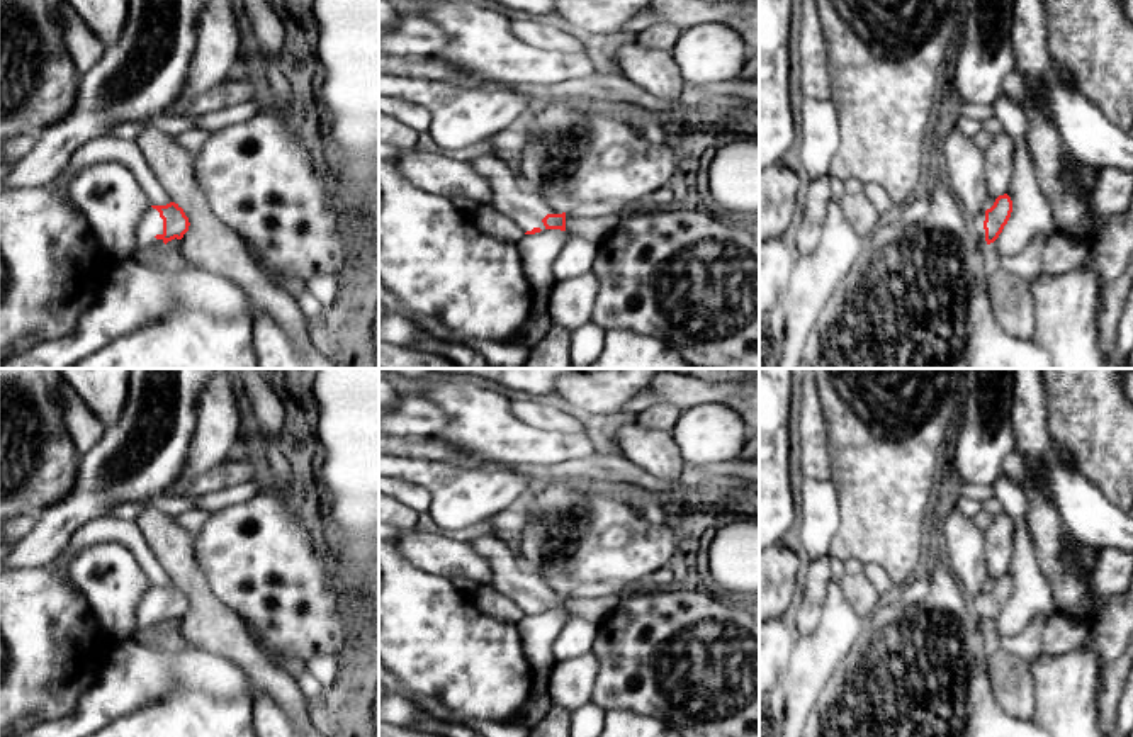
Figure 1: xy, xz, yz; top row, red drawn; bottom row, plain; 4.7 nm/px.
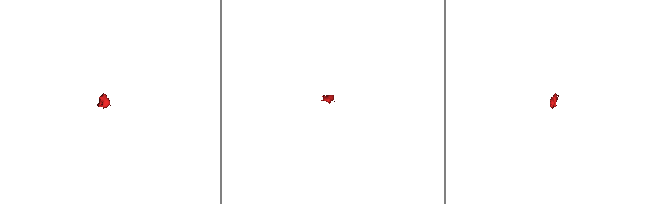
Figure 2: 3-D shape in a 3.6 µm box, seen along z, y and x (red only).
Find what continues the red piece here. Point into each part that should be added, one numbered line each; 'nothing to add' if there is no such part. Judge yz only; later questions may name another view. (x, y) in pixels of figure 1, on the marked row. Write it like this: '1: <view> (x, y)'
1: yz (977, 223)

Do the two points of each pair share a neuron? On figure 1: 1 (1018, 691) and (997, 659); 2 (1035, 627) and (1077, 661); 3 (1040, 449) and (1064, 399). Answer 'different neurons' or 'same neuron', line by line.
1: same neuron
2: different neurons
3: different neurons

